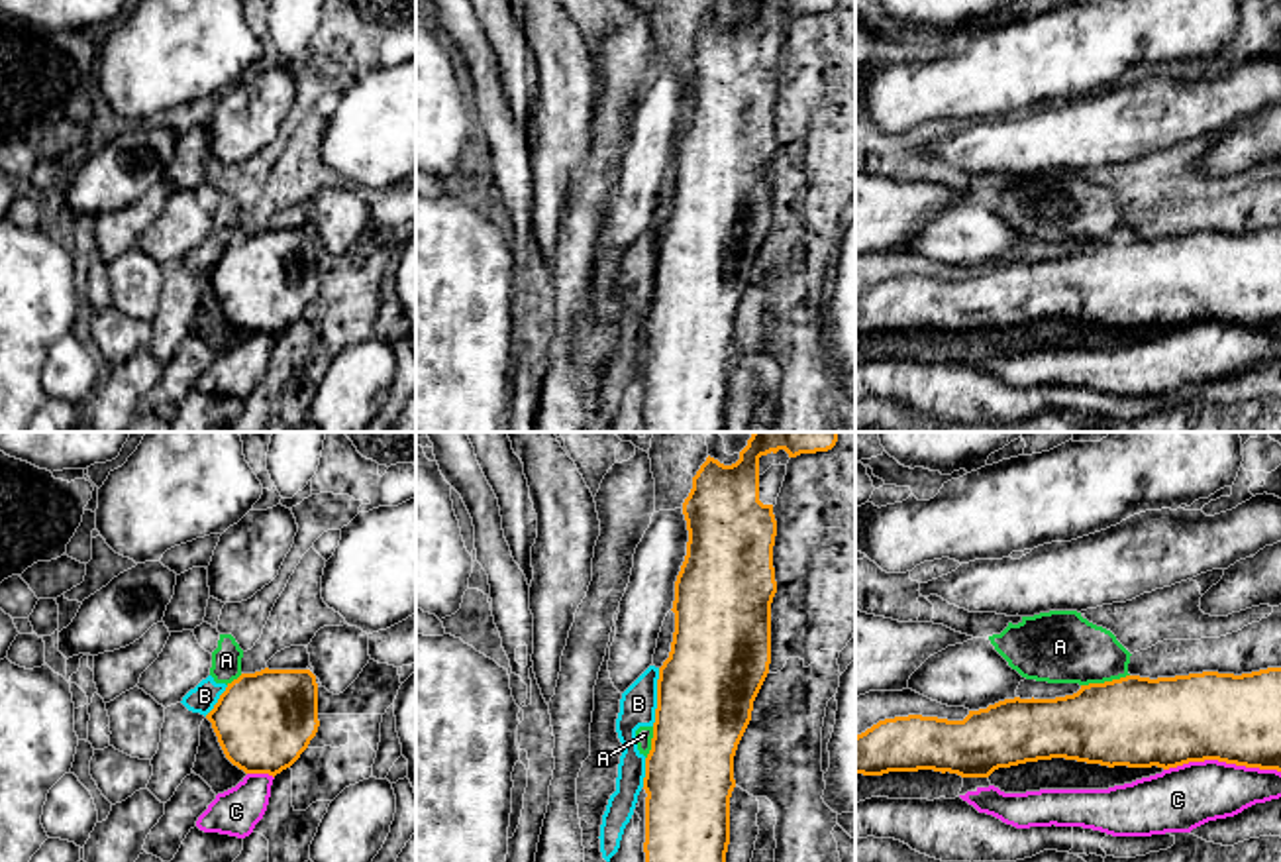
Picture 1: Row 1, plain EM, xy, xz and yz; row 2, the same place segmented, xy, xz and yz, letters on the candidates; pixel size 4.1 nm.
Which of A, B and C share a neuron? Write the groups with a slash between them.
A B / C

